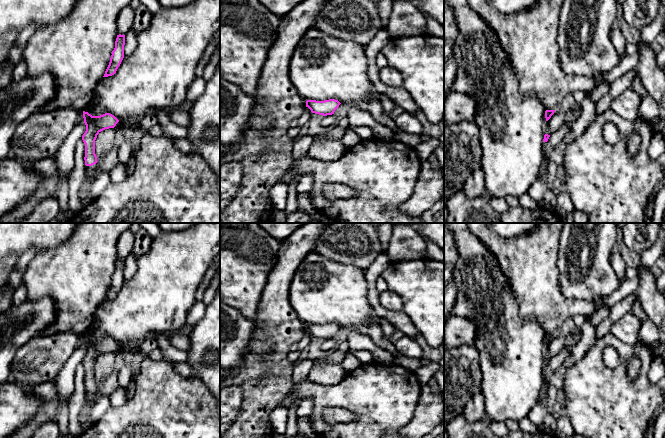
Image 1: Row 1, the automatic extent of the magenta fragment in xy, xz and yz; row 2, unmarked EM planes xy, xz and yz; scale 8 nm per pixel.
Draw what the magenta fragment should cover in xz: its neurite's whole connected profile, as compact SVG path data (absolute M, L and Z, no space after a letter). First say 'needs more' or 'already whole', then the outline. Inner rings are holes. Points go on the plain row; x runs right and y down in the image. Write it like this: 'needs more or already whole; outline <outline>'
already whole; outline M329 323L324 325L307 324L306 331L308 331L312 337L327 340L334 338L335 334L341 327L335 323Z

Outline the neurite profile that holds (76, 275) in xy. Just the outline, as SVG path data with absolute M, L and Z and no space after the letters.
M78 223L72 237L64 244L37 254L30 261L23 276L27 289L27 299L33 302L49 297L55 304L55 318L41 335L51 335L71 331L82 335L90 327L99 304L109 289L117 262L116 244L119 236L129 229L132 223Z

